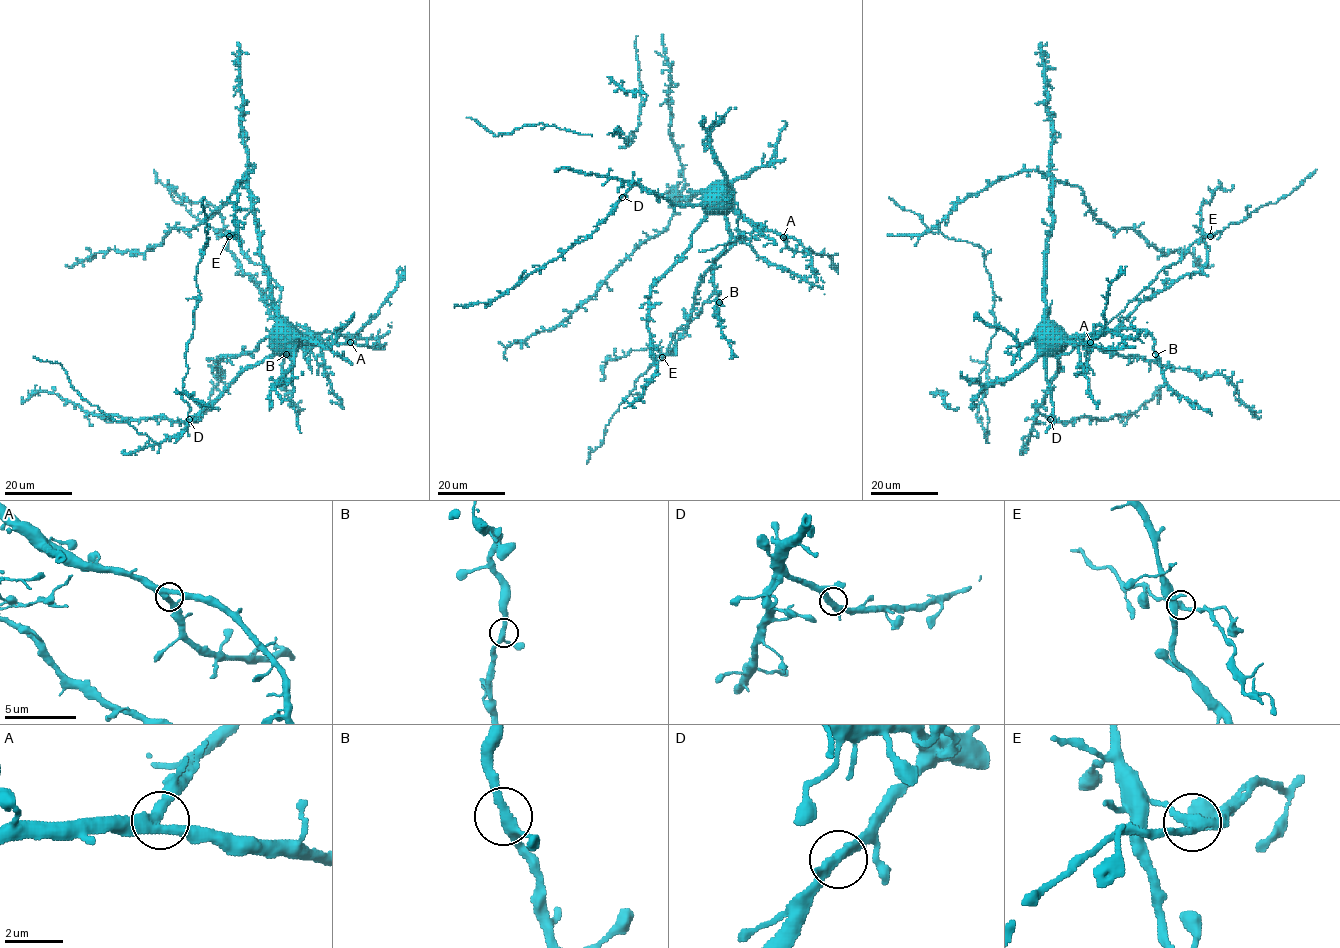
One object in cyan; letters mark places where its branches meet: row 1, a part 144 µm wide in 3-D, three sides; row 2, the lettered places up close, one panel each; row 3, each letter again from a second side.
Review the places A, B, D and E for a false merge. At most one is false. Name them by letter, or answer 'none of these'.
E

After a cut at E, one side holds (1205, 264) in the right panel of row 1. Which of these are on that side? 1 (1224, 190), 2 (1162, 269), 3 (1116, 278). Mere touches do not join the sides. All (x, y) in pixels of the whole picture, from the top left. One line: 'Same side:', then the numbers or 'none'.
Same side: 1, 3

